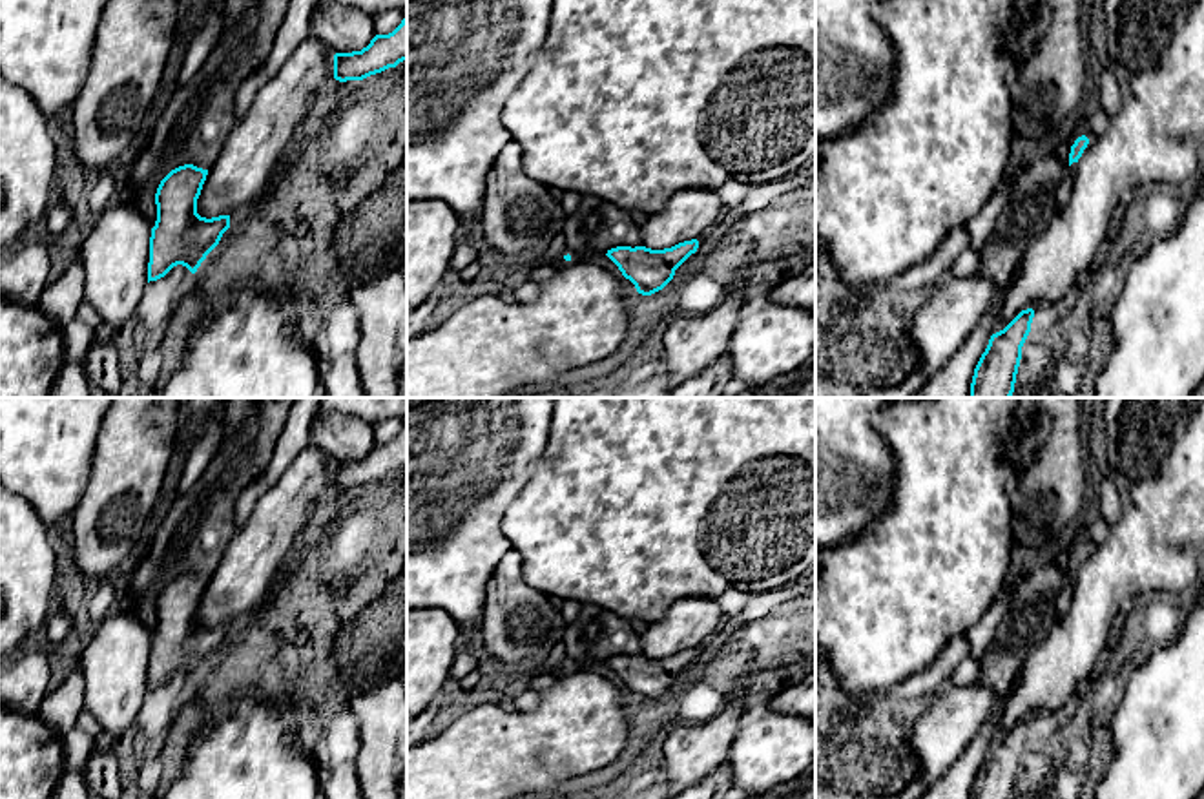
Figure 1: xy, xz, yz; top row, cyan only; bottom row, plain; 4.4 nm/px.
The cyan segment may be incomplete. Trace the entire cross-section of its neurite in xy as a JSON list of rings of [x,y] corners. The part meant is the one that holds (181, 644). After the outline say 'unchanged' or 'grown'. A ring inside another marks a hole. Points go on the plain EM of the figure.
[[[184,573],[171,578],[155,602],[157,629],[150,646],[148,691],[182,673],[197,680],[230,637],[230,624],[201,626],[197,607],[208,578]]]; unchanged

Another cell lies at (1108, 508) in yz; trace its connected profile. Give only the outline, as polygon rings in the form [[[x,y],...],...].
[[[1093,474],[1096,483],[1096,513],[1109,524],[1113,529],[1120,522],[1120,498],[1118,489],[1109,474]]]

